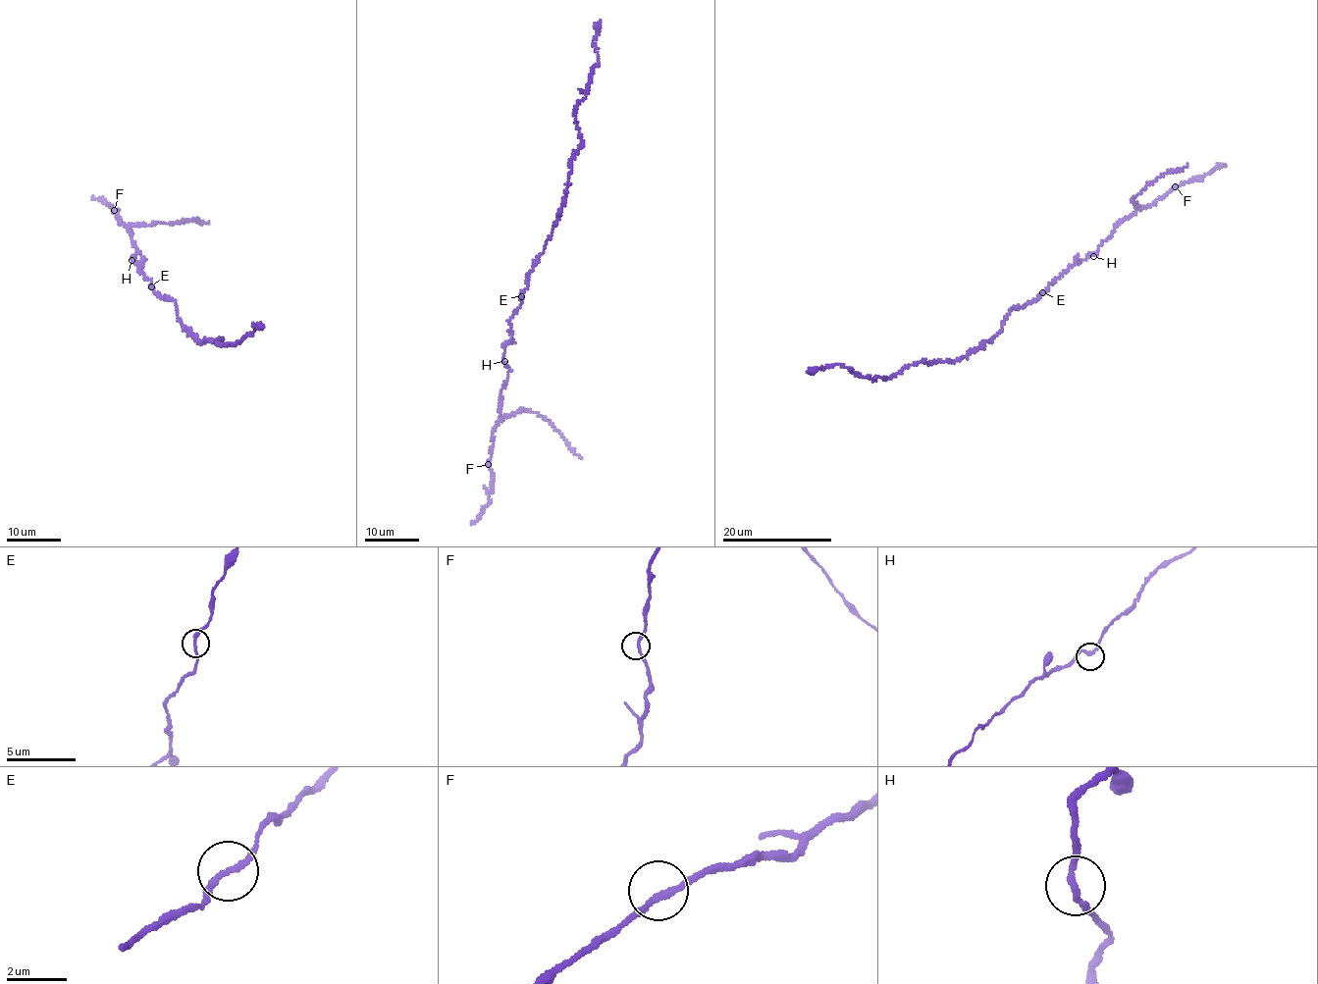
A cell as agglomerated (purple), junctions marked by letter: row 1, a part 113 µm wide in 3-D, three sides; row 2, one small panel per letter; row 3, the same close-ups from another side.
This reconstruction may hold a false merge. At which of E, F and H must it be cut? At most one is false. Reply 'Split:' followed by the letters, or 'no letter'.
Split: no letter

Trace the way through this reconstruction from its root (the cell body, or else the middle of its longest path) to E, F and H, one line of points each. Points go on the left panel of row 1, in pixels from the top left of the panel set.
E: (163, 298), (151, 286)
F: (163, 298), (151, 287), (151, 280), (141, 275), (141, 265), (132, 262), (138, 252), (114, 210)
H: (163, 298), (151, 287), (151, 280), (141, 275), (141, 265), (131, 260)

